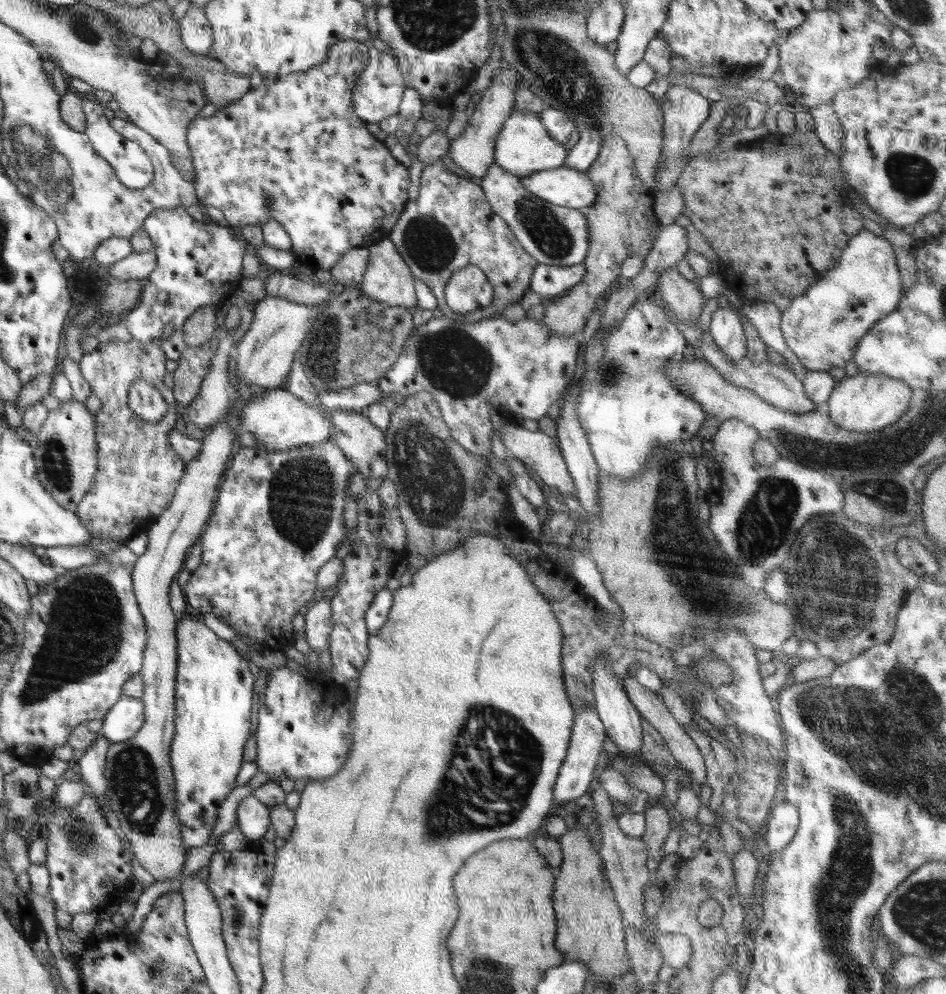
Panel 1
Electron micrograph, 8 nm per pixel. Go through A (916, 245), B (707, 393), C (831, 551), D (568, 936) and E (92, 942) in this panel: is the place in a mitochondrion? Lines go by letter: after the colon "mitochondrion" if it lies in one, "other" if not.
A: other
B: other
C: mitochondrion
D: other
E: other

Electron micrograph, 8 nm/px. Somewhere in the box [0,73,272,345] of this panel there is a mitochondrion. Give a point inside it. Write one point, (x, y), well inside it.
(39, 149)

